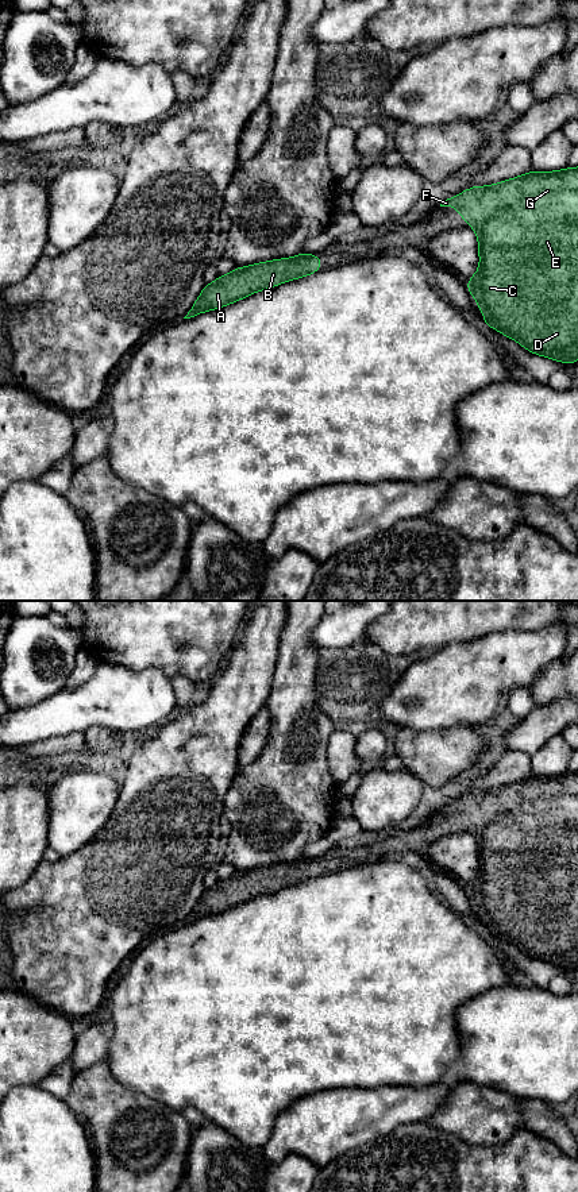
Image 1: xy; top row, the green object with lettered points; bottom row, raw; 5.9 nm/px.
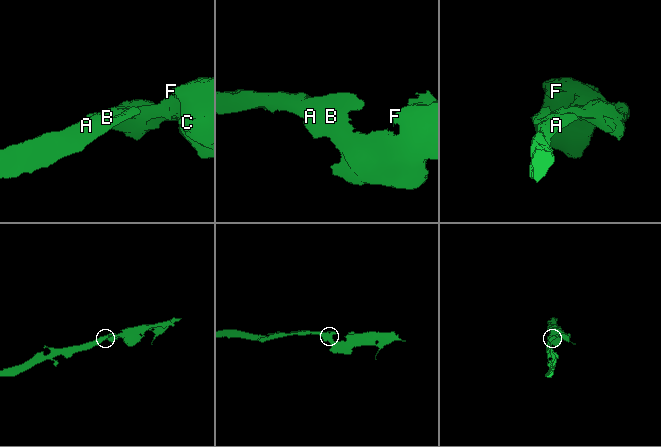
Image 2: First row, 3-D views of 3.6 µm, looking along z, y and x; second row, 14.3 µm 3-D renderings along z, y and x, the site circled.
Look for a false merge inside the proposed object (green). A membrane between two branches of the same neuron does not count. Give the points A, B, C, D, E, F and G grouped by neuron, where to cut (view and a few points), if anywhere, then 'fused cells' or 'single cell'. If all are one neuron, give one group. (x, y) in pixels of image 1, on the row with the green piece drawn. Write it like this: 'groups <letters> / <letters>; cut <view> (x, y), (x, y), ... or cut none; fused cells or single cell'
groups A B C D E F G; cut none; single cell

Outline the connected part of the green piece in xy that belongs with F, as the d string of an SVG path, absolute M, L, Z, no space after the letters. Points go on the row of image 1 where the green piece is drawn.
M578 167L558 171L533 171L505 180L488 186L471 186L470 189L444 200L440 207L455 207L461 217L467 221L478 236L479 267L466 282L467 292L477 300L483 315L485 324L500 333L516 340L525 350L544 358L563 363L578 362Z

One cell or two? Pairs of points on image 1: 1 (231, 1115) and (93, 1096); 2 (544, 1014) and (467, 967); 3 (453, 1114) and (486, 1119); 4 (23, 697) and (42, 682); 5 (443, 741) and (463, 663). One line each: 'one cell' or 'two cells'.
1: two cells
2: two cells
3: one cell
4: one cell
5: two cells

